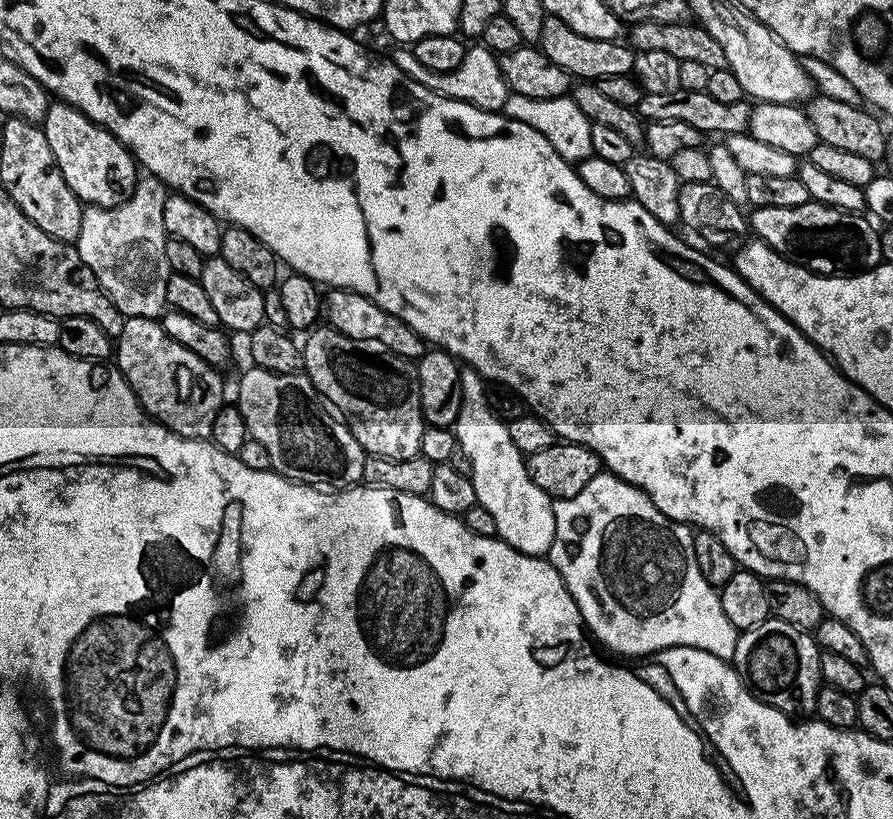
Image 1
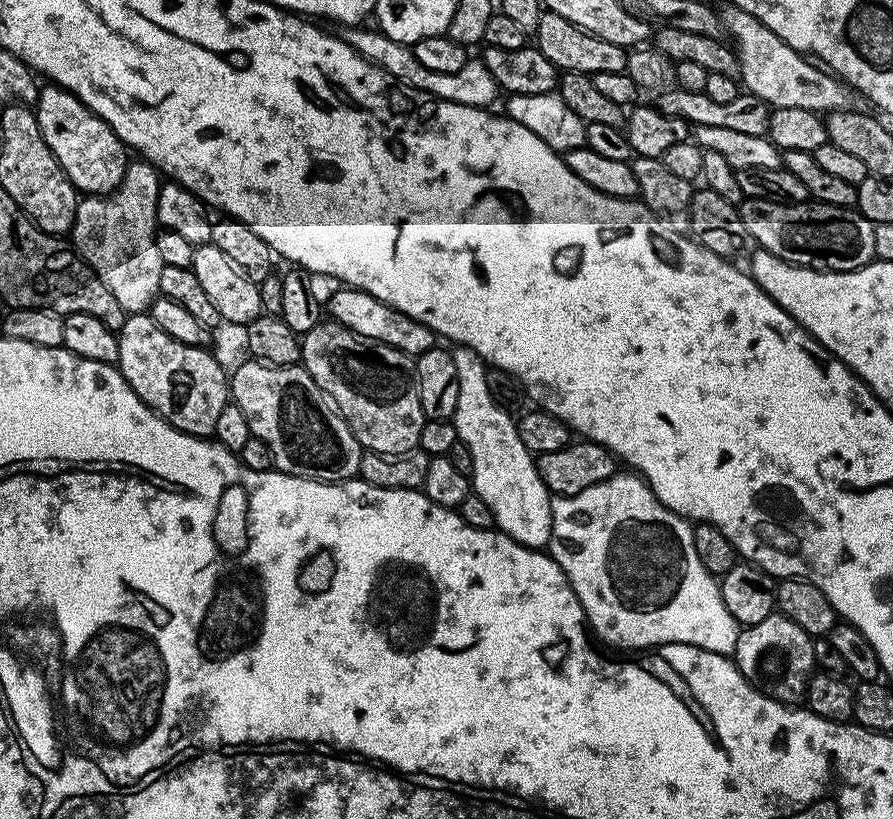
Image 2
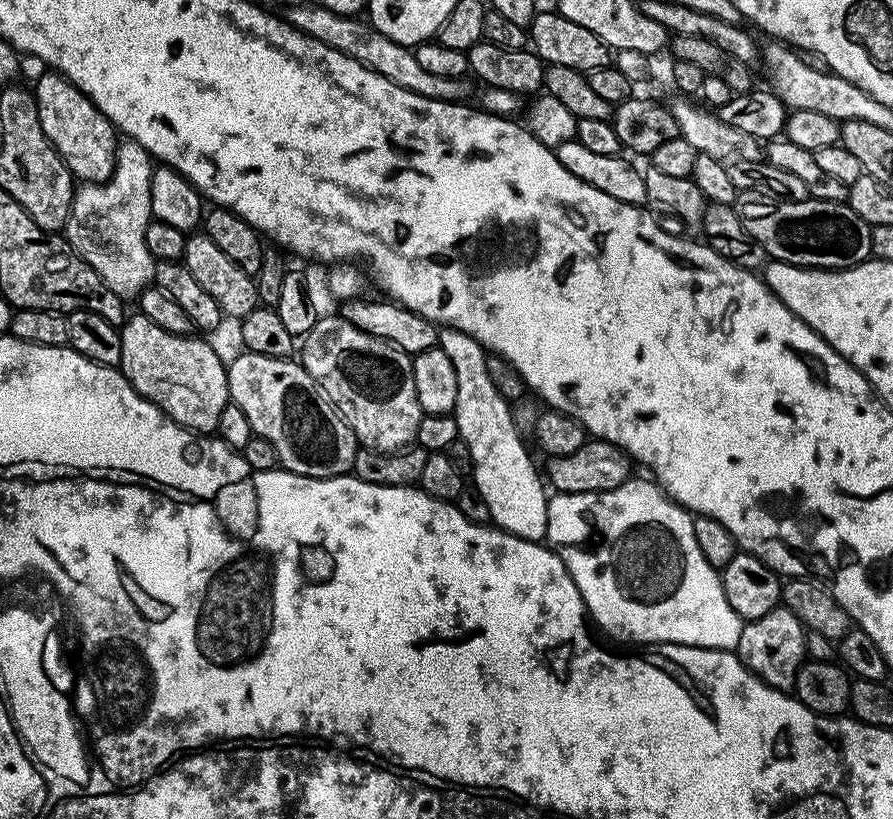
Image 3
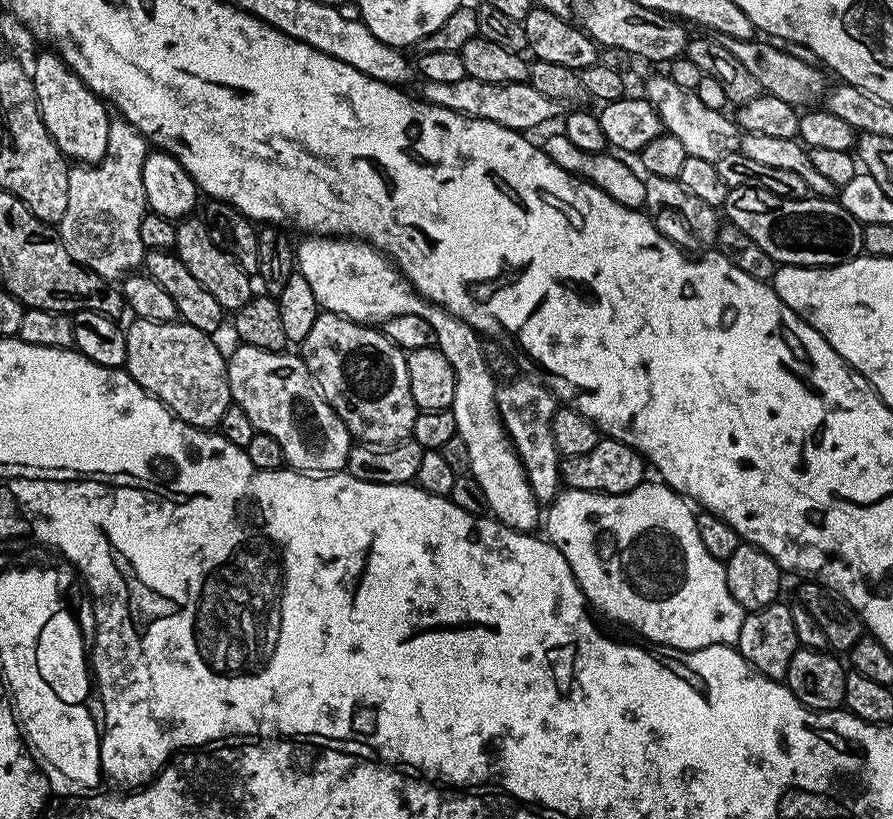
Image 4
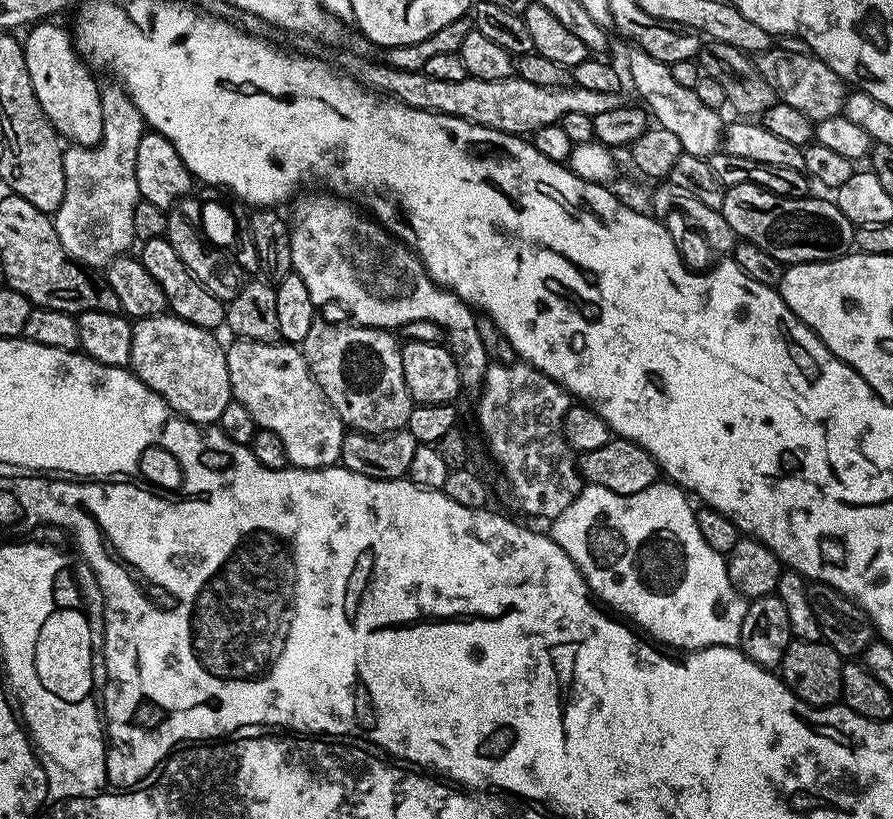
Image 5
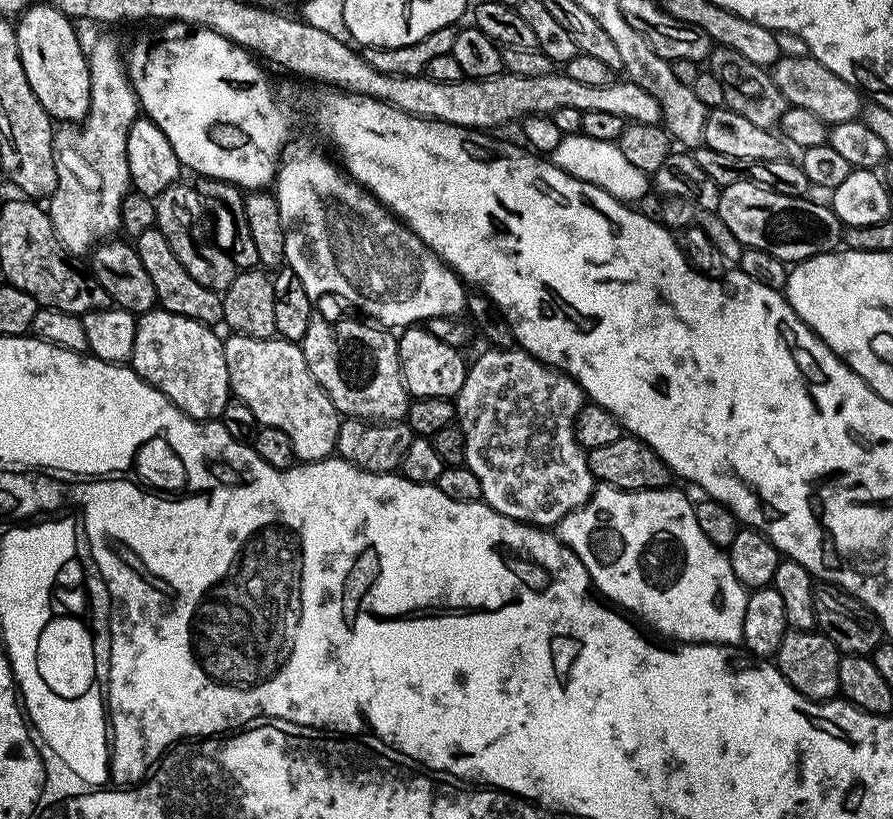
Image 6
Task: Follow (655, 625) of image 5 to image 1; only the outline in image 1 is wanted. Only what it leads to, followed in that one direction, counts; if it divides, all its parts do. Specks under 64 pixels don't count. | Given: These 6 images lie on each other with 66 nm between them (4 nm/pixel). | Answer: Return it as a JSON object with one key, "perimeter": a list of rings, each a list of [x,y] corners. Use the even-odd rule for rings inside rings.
{"perimeter":[[[602,470],[574,498],[557,500],[554,510],[554,542],[550,559],[562,574],[588,631],[600,643],[621,656],[650,656],[663,648],[697,648],[731,661],[736,653],[735,626],[722,614],[717,589],[702,578],[698,558],[694,558],[693,529],[666,518],[642,490],[630,486],[612,472]]]}

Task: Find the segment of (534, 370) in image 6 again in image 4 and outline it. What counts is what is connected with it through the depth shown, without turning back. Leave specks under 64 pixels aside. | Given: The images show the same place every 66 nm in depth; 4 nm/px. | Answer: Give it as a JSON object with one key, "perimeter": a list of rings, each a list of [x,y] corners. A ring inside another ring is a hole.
{"perimeter":[[[517,378],[501,383],[496,390],[496,410],[500,413],[500,420],[508,432],[508,439],[516,449],[524,472],[532,487],[532,493],[537,501],[551,502],[562,491],[562,477],[560,466],[562,457],[554,446],[552,433],[552,419],[558,407],[558,401],[548,385],[536,380]]]}

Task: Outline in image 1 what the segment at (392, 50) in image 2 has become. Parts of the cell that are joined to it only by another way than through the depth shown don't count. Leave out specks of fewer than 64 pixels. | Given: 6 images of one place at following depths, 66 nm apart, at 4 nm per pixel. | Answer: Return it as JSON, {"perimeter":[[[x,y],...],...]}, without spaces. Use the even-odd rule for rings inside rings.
{"perimeter":[[[476,42],[473,44],[476,45],[473,48],[471,45],[465,51],[462,66],[458,66],[458,70],[450,70],[449,72],[426,70],[426,66],[422,66],[422,62],[418,62],[418,58],[414,58],[412,51],[404,46],[397,47],[395,49],[397,52],[391,53],[390,59],[414,82],[426,86],[431,92],[436,92],[440,96],[449,96],[452,100],[473,104],[487,112],[500,112],[507,101],[510,89],[500,69],[497,53],[485,48],[483,43]]]}

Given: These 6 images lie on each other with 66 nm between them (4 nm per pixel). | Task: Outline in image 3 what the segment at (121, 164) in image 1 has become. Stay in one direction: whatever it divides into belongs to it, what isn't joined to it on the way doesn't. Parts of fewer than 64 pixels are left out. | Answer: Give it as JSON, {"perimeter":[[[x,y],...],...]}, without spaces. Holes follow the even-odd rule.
{"perimeter":[[[55,70],[45,71],[45,76],[34,87],[38,118],[46,138],[56,148],[77,181],[84,184],[102,184],[112,177],[116,168],[118,147],[117,129],[94,106],[94,102],[78,86],[74,86],[67,76]]]}

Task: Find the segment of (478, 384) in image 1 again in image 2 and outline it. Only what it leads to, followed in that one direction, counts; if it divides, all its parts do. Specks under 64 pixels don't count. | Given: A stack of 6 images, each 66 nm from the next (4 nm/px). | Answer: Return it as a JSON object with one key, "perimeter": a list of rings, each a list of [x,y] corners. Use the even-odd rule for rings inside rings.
{"perimeter":[[[459,346],[451,349],[454,358],[454,366],[458,366],[458,406],[454,423],[459,443],[465,444],[470,450],[472,459],[472,487],[475,495],[490,506],[496,519],[496,528],[504,532],[512,540],[517,540],[519,544],[524,544],[528,548],[537,550],[543,549],[552,539],[552,501],[548,487],[542,482],[542,478],[536,469],[536,461],[532,453],[522,446],[522,438],[518,438],[516,420],[511,416],[509,409],[500,407],[490,394],[488,385],[489,365],[485,364],[474,350],[461,348]]]}

